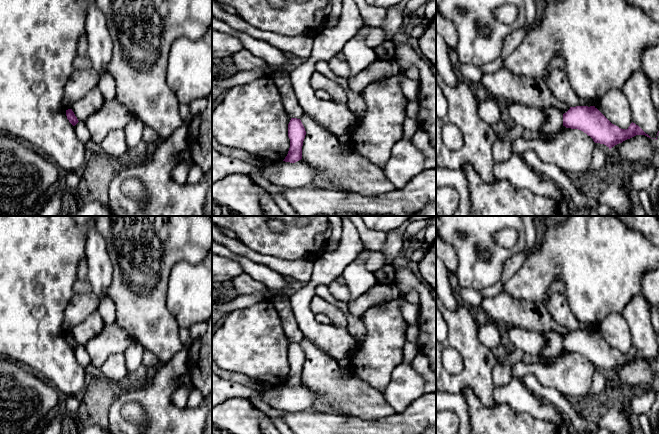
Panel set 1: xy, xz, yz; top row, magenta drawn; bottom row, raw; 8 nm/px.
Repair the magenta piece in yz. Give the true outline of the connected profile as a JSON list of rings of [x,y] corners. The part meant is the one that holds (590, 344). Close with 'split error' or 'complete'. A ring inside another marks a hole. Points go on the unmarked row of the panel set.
[[[595,330],[570,331],[570,333],[563,338],[563,350],[566,352],[581,354],[590,360],[595,367],[604,368],[609,373],[636,359],[645,359],[651,362],[633,346],[626,354],[619,352],[618,350],[612,348]]] | complete

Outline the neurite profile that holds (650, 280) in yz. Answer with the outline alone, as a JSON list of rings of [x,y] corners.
[[[659,269],[649,270],[642,276],[642,294],[649,306],[659,308]]]

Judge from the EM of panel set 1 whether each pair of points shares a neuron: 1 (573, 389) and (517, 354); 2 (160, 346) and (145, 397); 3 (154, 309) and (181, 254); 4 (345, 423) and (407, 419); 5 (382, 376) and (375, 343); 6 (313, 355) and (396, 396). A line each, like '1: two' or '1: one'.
1: two
2: two
3: one
4: one
5: one
6: two

